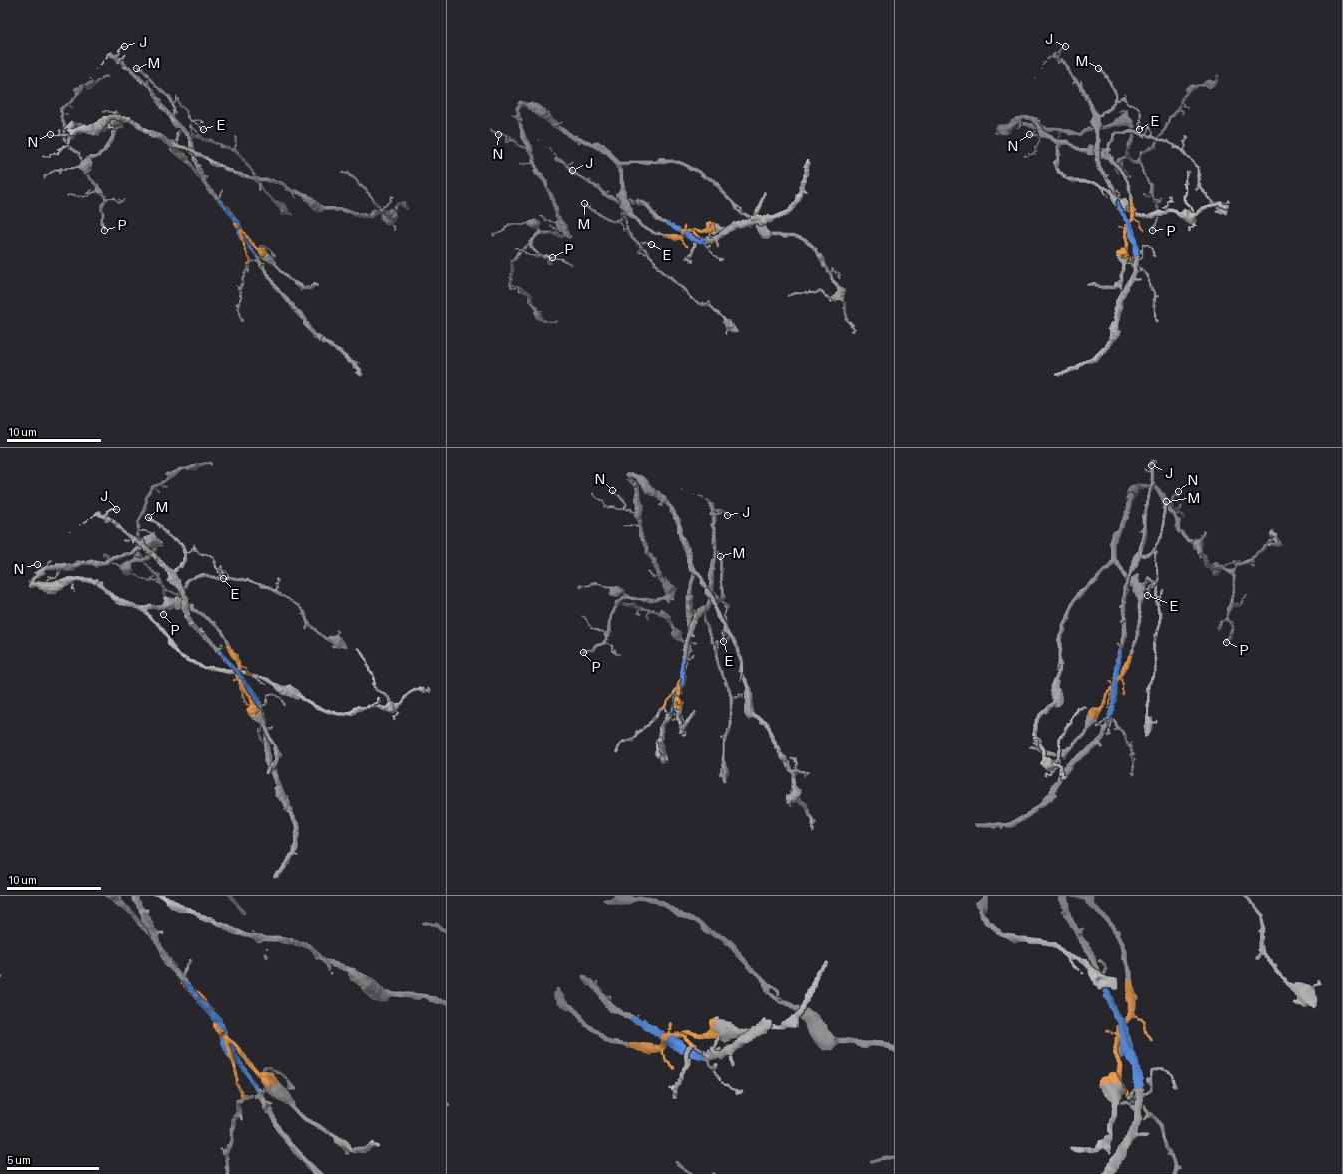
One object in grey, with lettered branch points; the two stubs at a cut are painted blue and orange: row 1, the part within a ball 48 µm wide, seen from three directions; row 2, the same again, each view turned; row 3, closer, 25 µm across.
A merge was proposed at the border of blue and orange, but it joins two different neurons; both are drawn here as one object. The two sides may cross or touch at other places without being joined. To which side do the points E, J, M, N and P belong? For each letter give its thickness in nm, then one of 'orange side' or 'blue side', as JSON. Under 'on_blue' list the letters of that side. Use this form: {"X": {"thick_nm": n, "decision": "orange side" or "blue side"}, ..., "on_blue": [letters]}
{"E": {"thick_nm": 90, "decision": "blue side"}, "J": {"thick_nm": 120, "decision": "blue side"}, "M": {"thick_nm": 180, "decision": "blue side"}, "N": {"thick_nm": 60, "decision": "orange side"}, "P": {"thick_nm": 200, "decision": "orange side"}, "on_blue": ["E", "J", "M"]}

